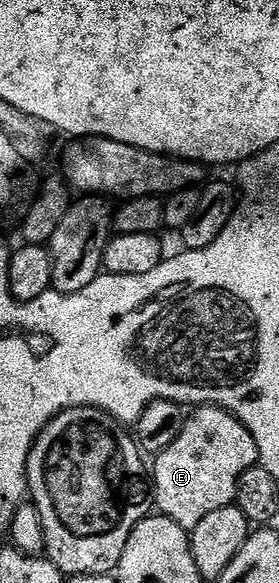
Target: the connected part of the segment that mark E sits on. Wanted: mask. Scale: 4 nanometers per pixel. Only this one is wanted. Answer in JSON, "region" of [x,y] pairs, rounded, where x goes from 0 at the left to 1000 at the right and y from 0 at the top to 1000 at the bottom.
{"region":[[[760,696],[695,698],[674,708],[642,751],[599,765],[599,772],[559,777],[552,789],[563,791],[541,796],[541,851],[559,877],[667,909],[713,902],[713,895],[767,875],[824,870],[846,859],[864,815],[925,794],[914,751],[900,751],[885,731],[871,731],[871,724],[846,720],[806,700]]]}

